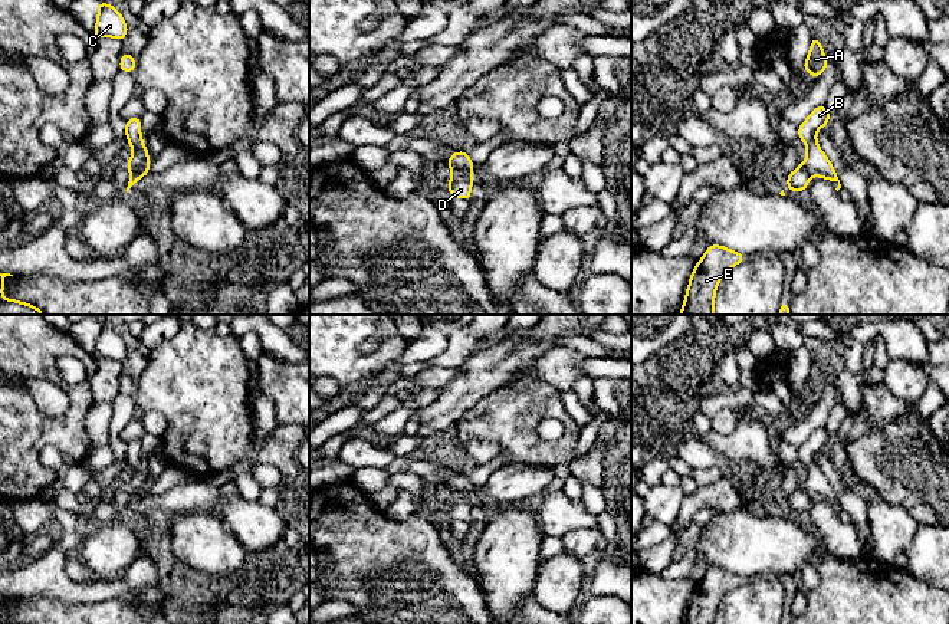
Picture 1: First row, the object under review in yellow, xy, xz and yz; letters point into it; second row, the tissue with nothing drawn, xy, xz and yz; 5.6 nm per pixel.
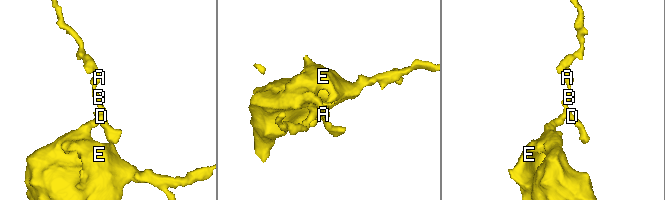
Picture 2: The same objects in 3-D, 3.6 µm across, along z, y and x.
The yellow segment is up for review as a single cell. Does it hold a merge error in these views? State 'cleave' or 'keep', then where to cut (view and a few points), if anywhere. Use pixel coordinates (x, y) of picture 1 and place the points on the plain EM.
cleave; cut xz (452, 489), (469, 493)

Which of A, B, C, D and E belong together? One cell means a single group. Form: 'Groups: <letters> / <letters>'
Groups: A B C D / E

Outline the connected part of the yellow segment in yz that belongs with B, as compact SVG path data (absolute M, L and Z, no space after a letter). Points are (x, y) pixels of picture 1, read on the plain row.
M825 427L814 430L808 440L798 447L798 459L807 467L807 477L802 486L807 495L828 503L837 503L838 509L835 512L838 513L841 506L835 490L817 466L817 453L827 449L830 440L831 436L827 433Z

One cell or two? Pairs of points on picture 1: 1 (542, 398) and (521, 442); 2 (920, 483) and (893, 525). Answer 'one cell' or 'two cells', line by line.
1: one cell
2: two cells

